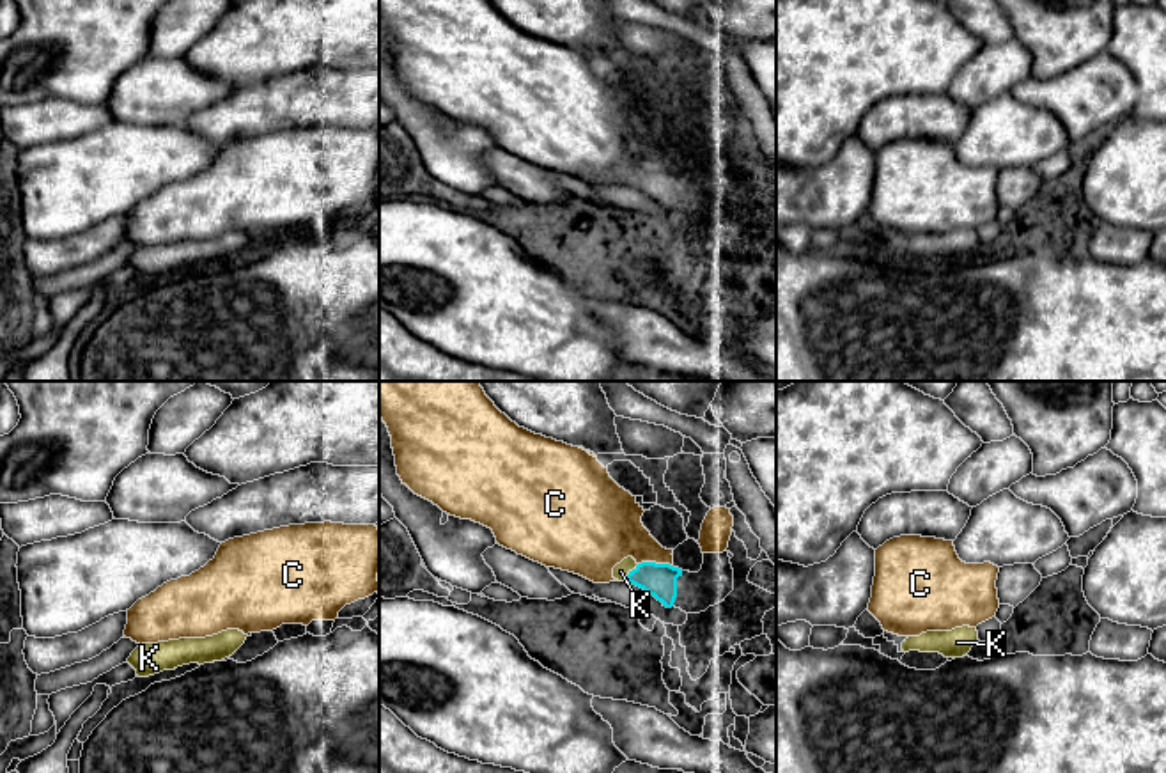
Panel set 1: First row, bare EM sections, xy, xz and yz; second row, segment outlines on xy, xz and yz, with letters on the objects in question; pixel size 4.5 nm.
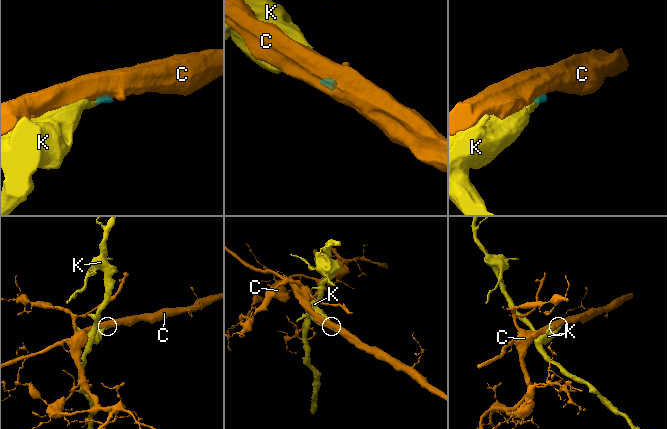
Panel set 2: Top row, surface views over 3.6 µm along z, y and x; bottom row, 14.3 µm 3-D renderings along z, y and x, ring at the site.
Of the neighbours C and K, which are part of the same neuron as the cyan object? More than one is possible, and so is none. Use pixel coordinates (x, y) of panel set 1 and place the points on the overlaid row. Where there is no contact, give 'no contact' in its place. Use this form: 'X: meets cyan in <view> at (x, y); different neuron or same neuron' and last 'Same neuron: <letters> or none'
C: meets cyan in xz at (654, 562); different neuron
K: meets cyan in xz at (629, 573); same neuron
Same neuron: K

